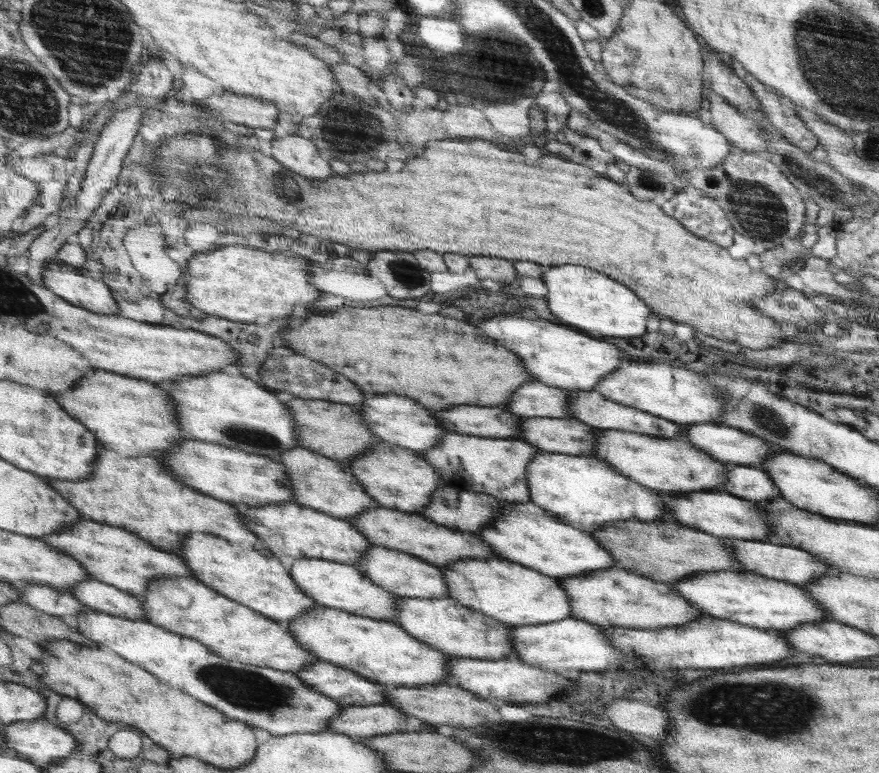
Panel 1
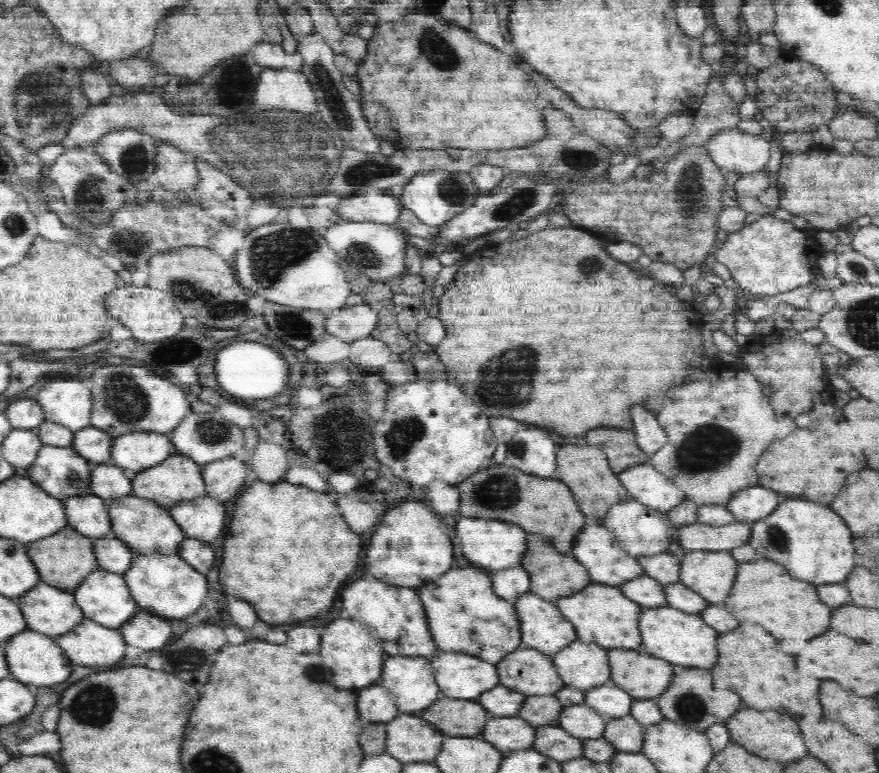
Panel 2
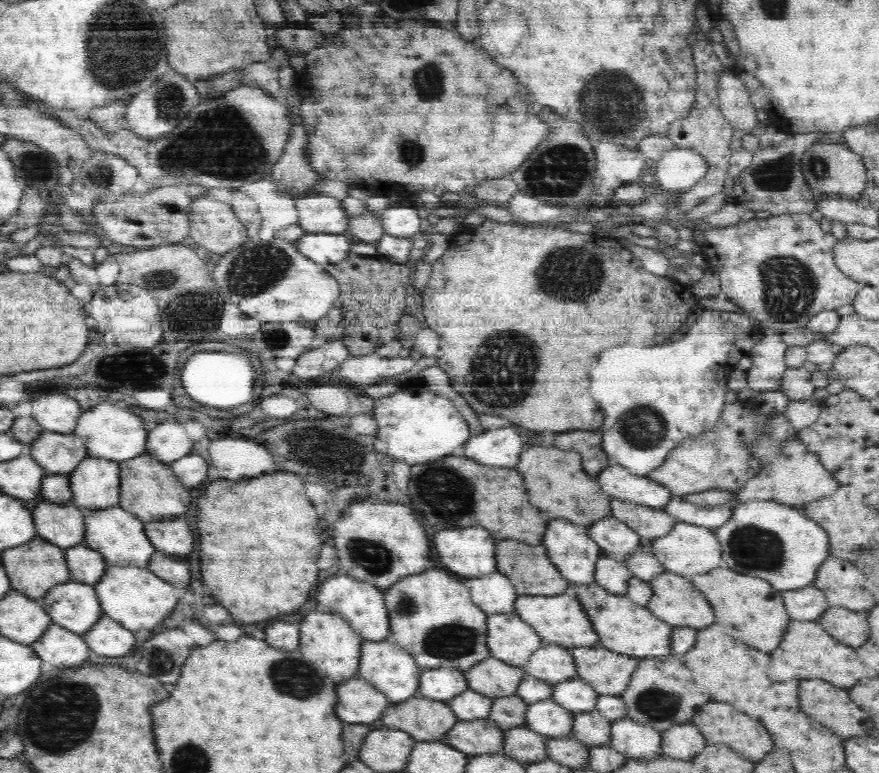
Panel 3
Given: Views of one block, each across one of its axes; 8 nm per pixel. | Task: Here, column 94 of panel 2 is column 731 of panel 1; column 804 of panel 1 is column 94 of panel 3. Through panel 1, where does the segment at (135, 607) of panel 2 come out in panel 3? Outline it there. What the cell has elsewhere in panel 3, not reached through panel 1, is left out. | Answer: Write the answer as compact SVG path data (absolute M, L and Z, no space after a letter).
M68 580L56 585L39 601L52 622L80 635L90 631L103 616L94 586L83 581Z

